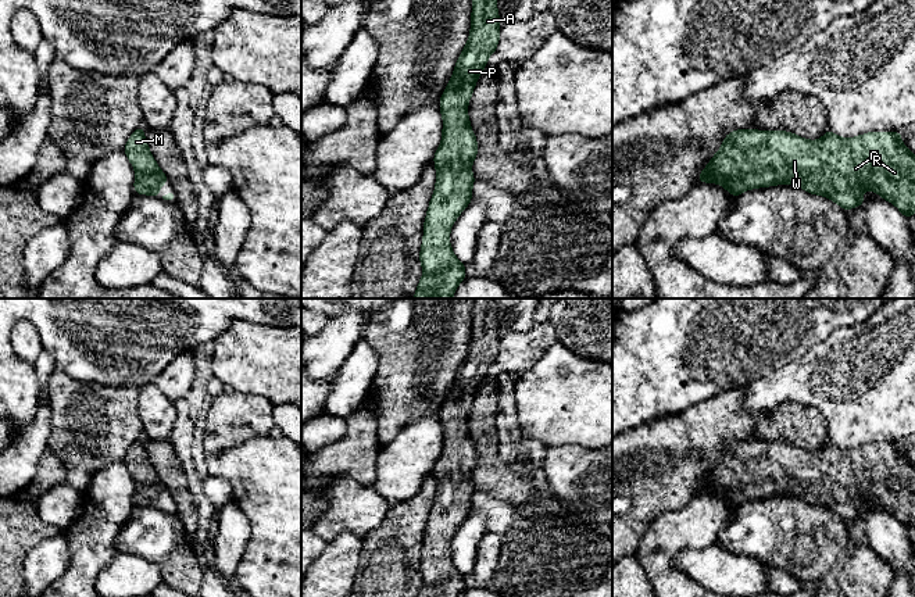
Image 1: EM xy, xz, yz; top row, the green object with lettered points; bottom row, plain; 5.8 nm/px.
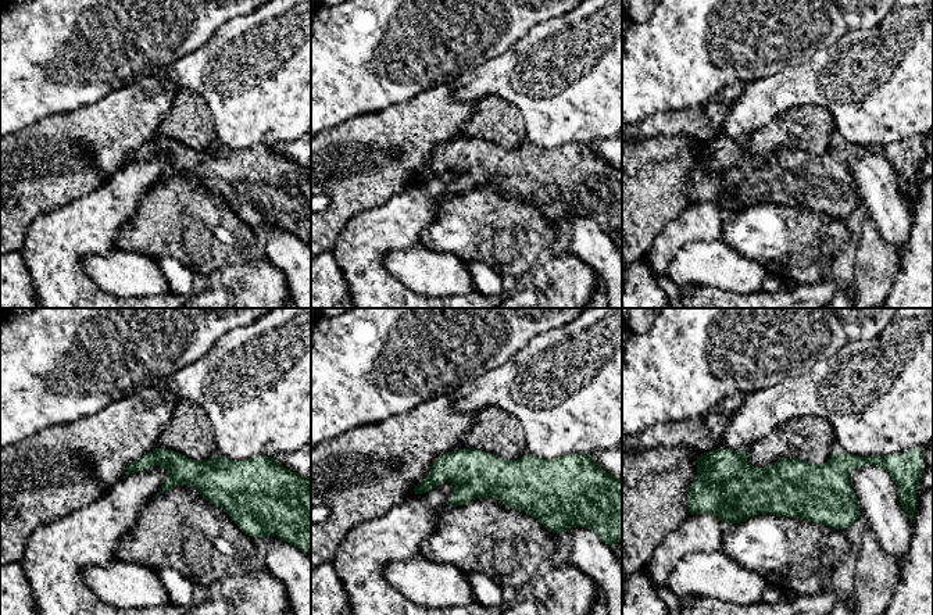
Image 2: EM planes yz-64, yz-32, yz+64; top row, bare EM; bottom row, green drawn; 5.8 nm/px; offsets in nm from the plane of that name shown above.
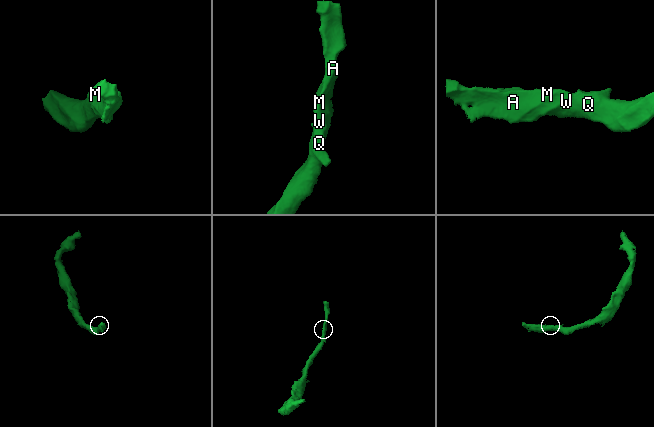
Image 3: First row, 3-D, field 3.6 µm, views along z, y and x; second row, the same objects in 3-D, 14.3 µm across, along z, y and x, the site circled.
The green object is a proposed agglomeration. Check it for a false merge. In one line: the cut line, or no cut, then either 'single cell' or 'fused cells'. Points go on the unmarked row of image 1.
no cut | single cell

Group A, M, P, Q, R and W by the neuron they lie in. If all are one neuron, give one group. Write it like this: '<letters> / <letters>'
A M P Q R W

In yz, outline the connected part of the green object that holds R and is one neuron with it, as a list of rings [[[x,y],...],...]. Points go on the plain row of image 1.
[[[736,440],[723,448],[721,460],[700,483],[698,494],[716,494],[733,508],[758,498],[797,496],[809,505],[830,510],[846,522],[862,518],[864,501],[869,500],[894,515],[908,530],[915,525],[915,465],[901,453],[901,447],[901,443],[868,443],[847,450],[828,440],[821,450],[808,451],[786,442]]]

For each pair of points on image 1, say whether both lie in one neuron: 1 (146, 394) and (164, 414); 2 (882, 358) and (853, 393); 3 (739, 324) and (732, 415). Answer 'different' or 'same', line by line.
1: same
2: same
3: different

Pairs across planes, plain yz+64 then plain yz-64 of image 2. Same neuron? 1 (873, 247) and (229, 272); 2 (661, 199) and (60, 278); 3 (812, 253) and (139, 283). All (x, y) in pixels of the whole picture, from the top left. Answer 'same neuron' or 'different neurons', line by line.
1: same neuron
2: different neurons
3: different neurons

